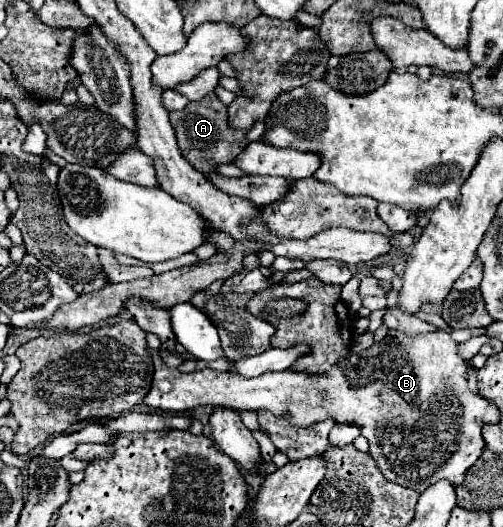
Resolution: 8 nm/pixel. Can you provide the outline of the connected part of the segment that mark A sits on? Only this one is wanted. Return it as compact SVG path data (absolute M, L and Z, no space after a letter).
M207 95L203 101L189 103L183 111L171 111L169 117L183 157L201 173L213 173L219 163L233 163L233 159L247 145L245 131L229 129L227 107L215 95Z

